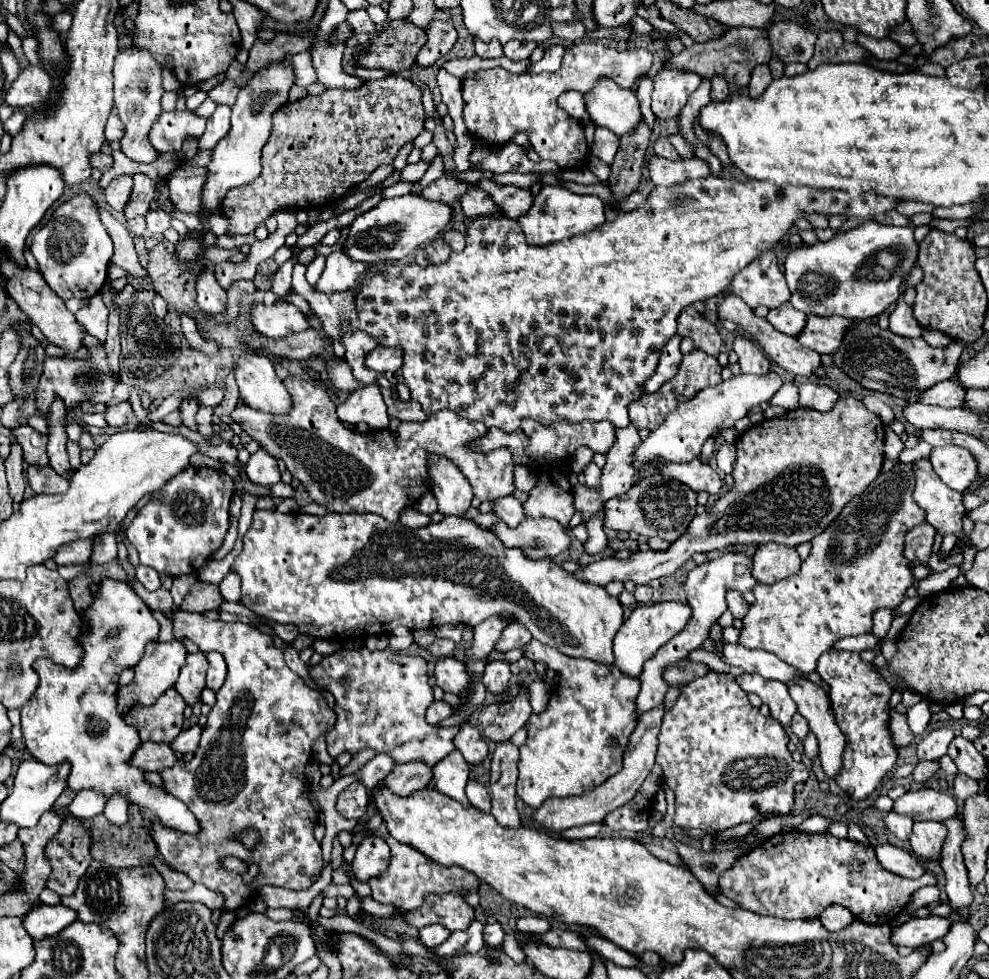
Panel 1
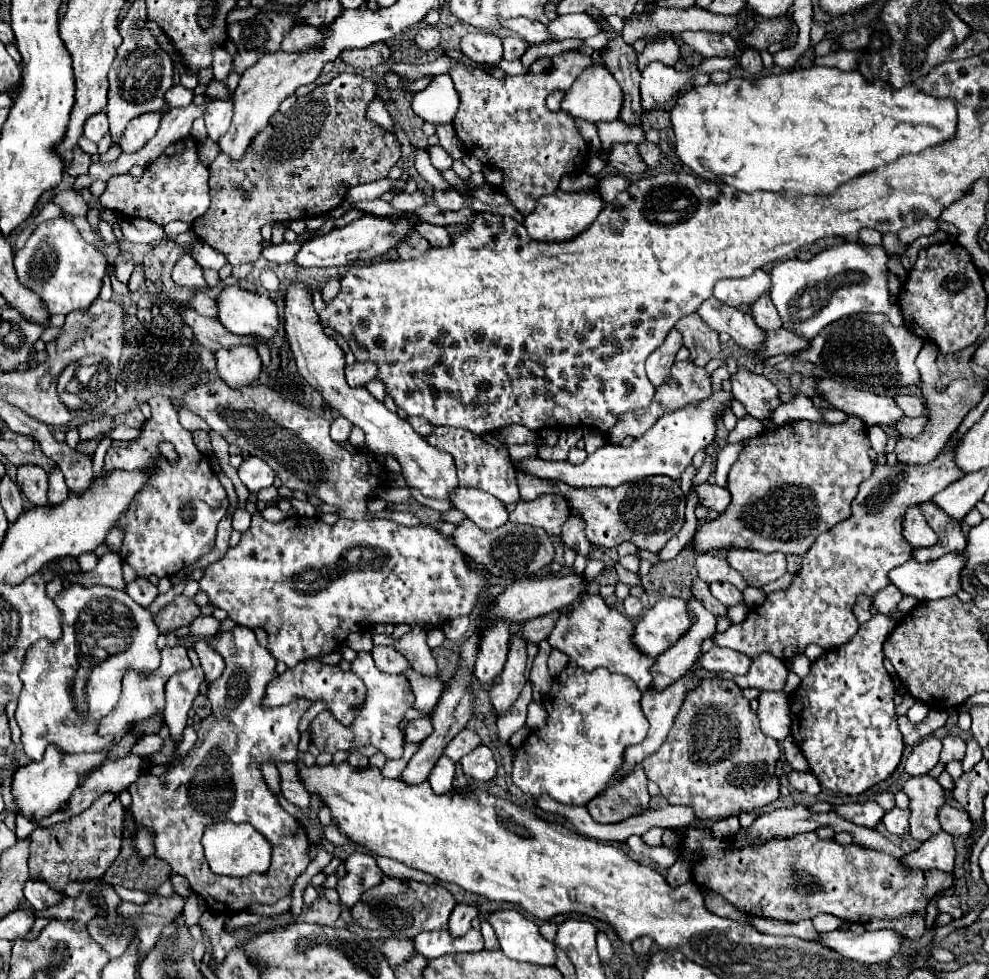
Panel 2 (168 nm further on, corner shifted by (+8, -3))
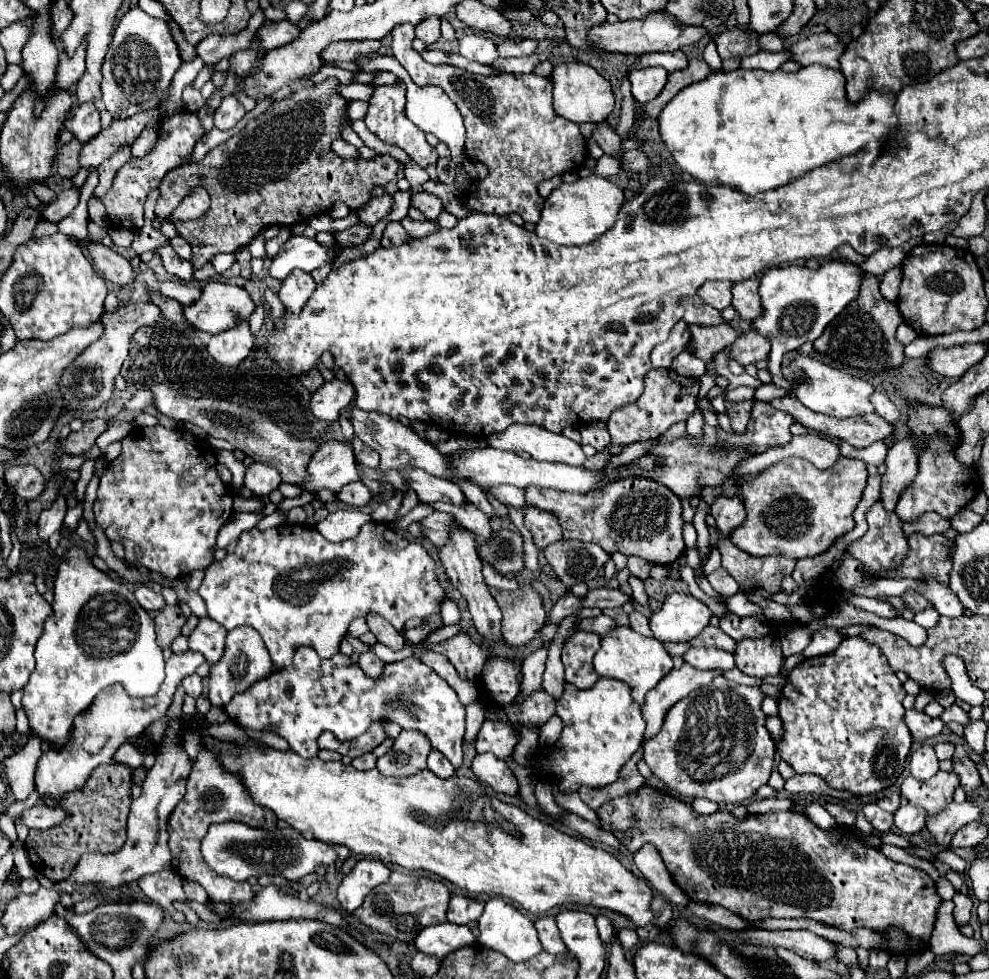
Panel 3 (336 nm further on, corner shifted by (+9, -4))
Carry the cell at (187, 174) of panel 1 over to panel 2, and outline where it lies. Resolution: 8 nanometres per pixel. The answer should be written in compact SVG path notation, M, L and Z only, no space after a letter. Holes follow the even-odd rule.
M185 138L165 148L165 152L145 168L141 178L123 174L121 178L115 176L107 180L107 188L99 196L99 202L121 216L149 218L159 226L165 226L171 220L193 224L209 208L207 178L209 170L199 162L193 138Z

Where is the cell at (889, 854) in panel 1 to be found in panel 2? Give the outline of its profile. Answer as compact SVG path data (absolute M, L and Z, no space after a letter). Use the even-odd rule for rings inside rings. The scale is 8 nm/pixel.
M939 832L925 844L921 844L919 850L899 858L899 862L909 870L931 870L941 868L945 872L953 872L953 858L956 852L953 845L953 837L947 832Z

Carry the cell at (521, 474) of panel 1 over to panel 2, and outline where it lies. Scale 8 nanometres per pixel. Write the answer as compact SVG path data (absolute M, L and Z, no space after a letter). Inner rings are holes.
M517 472L519 494L523 500L535 500L541 494L561 494L569 500L571 508L579 512L587 522L587 538L591 544L613 548L629 540L637 548L645 548L657 554L669 538L673 538L685 522L687 496L681 486L667 476L647 476L643 480L621 484L619 488L591 488L575 490L555 480L535 480L535 476L523 476Z

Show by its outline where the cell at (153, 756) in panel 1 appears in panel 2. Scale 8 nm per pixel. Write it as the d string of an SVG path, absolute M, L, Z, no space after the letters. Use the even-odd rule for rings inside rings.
M129 752L125 758L103 762L99 768L91 770L85 776L85 780L75 788L75 792L69 800L69 810L65 814L55 812L55 814L39 820L37 824L53 826L55 822L69 820L71 816L87 810L91 806L91 802L97 800L101 794L105 794L105 792L119 794L119 792L127 790L127 786L139 778L141 764L143 764L143 758L133 752Z

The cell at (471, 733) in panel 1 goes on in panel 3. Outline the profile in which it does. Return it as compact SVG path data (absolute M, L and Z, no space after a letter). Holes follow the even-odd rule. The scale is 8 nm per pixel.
M492 753L476 755L472 763L472 771L480 781L490 785L496 793L504 793L510 797L518 795L518 781L504 759L494 757Z

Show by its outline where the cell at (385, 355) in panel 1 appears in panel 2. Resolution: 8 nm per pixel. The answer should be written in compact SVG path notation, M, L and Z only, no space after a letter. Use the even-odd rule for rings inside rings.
M353 362L351 366L345 368L347 384L349 386L365 386L369 380L375 380L375 364L371 362Z

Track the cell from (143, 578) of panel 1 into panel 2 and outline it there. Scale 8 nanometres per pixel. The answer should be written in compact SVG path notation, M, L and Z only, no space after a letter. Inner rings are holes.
M135 578L131 584L127 584L127 594L143 608L149 608L149 604L155 600L159 592L147 578Z

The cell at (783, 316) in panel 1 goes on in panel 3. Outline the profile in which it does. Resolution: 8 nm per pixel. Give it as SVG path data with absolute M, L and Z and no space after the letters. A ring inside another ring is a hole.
M758 279L738 281L732 287L732 307L746 319L752 321L762 315L762 303L758 295Z

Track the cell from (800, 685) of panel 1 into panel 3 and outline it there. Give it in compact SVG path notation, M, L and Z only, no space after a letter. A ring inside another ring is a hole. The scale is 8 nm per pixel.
M758 637L758 639L742 639L734 649L736 667L754 677L778 675L784 665L784 655L780 649L780 639L774 637Z

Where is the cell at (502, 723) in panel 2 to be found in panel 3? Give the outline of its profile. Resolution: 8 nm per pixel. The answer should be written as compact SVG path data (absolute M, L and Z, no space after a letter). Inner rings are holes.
M540 647L524 659L524 665L522 665L524 679L522 679L520 695L530 695L532 691L536 691L542 685L542 675L546 669L546 657L548 657L548 647Z

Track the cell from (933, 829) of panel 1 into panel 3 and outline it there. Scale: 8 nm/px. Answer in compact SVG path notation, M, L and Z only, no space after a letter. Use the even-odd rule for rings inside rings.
M938 771L928 781L918 781L914 777L906 777L902 781L900 793L918 807L924 807L928 815L936 815L946 805L952 803L952 795L960 785L958 775L954 771Z

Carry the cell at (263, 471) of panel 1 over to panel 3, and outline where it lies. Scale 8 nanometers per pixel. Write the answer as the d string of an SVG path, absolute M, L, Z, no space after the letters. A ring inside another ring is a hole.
M252 463L246 471L246 487L256 495L270 495L280 487L280 483L282 477L278 475L278 469L266 463Z

